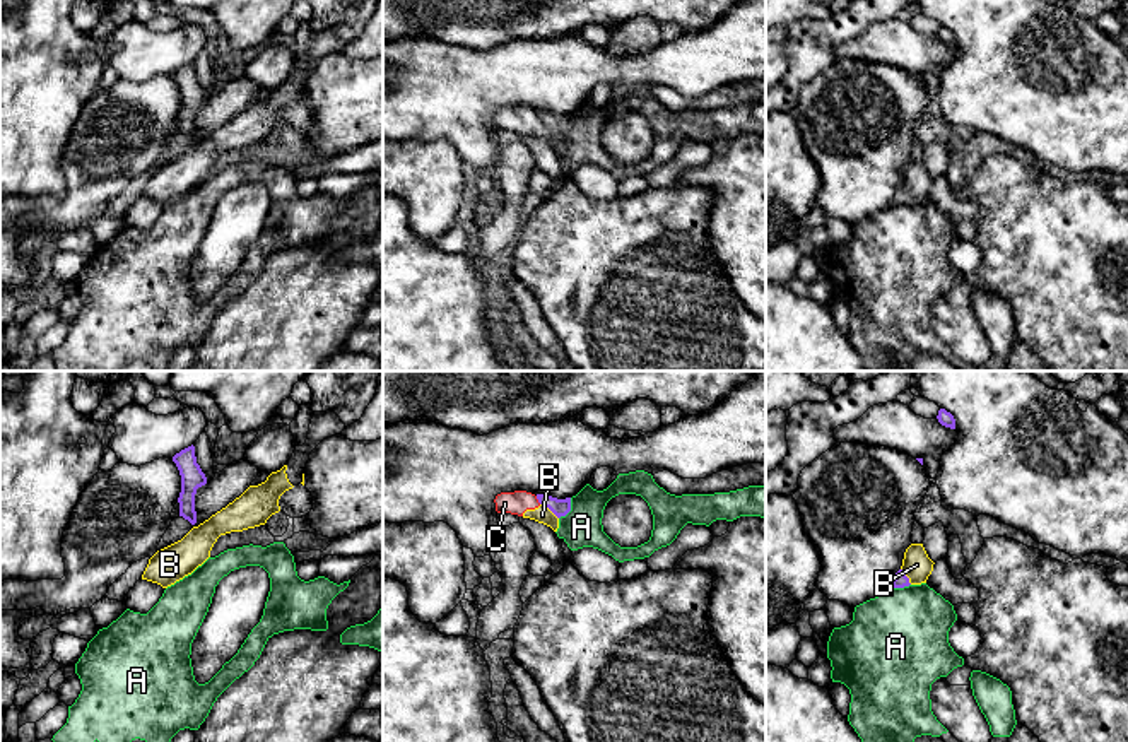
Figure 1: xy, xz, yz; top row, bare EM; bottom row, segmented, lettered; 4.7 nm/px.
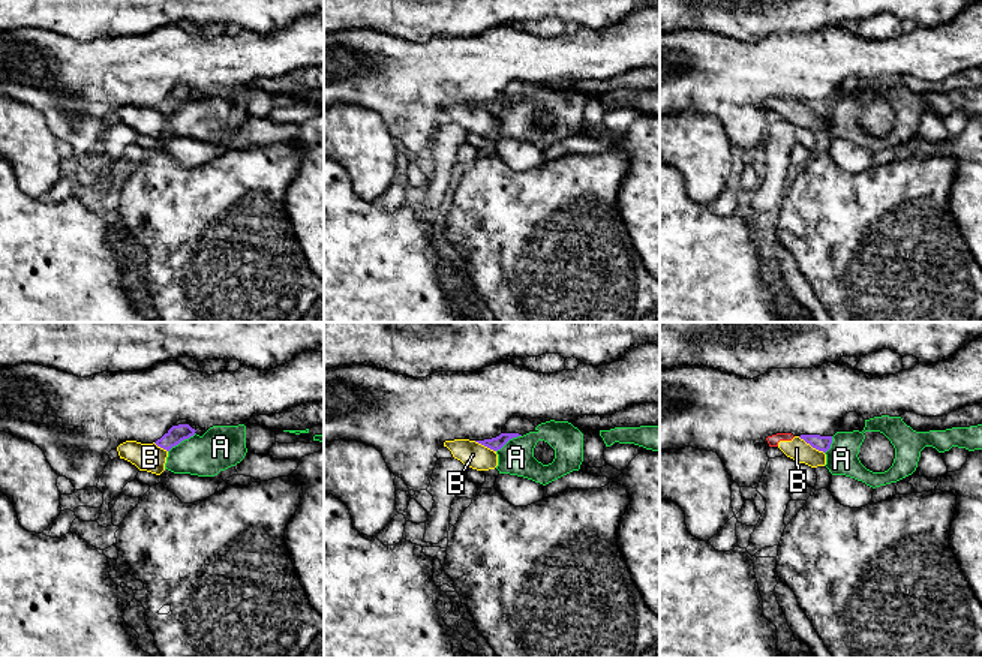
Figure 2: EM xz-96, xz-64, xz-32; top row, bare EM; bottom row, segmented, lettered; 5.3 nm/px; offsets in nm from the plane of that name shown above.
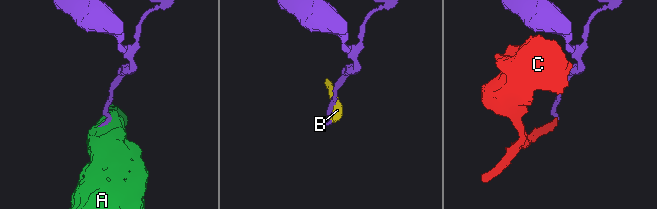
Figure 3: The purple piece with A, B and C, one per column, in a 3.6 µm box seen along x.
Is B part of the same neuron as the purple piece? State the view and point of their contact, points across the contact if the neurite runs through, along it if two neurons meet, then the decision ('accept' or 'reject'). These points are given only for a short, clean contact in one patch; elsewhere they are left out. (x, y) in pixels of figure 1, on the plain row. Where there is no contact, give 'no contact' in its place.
xz (549, 125) | reject

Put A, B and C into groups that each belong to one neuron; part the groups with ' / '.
A / B C

